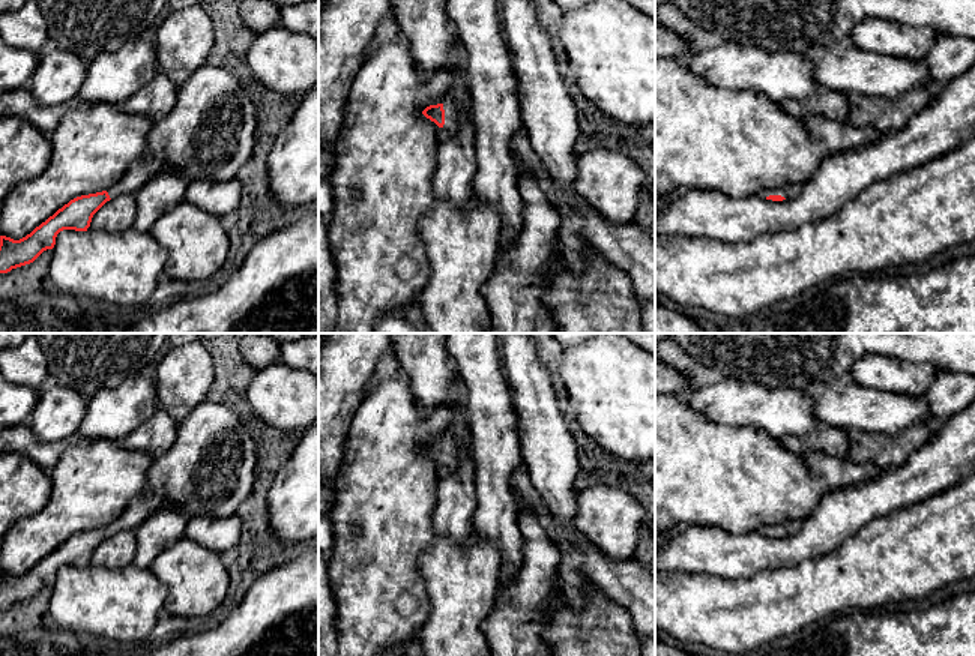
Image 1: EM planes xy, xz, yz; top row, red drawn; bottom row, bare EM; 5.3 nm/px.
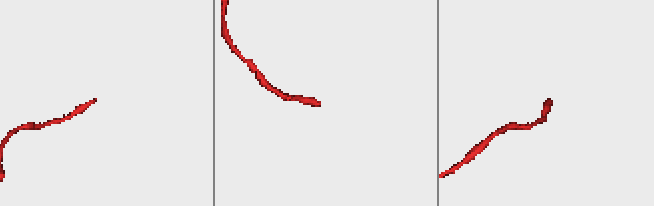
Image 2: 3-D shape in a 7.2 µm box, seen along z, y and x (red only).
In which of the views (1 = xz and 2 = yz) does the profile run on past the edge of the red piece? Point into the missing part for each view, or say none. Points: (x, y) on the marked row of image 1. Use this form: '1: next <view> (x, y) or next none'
1: next xz (451, 125)
2: next yz (786, 192)

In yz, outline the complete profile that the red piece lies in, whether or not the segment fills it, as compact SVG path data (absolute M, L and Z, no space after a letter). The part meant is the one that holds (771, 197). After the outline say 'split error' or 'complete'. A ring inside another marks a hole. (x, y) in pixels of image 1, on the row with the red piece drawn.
M777 188L777 189L765 189L759 195L772 200L772 201L783 201L789 197L793 197L798 192L798 188Z; split error

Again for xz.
M449 101L427 107L422 114L442 129L443 137L449 137L460 129L460 111Z; split error

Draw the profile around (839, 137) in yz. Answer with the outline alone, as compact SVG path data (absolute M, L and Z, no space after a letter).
M655 59L655 174L666 174L675 188L717 189L733 198L777 188L799 191L829 155L859 149L882 137L874 126L792 116L760 93L709 84L690 72L681 59Z

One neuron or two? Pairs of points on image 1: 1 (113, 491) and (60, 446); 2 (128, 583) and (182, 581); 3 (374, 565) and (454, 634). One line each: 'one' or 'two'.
1: two
2: two
3: two

